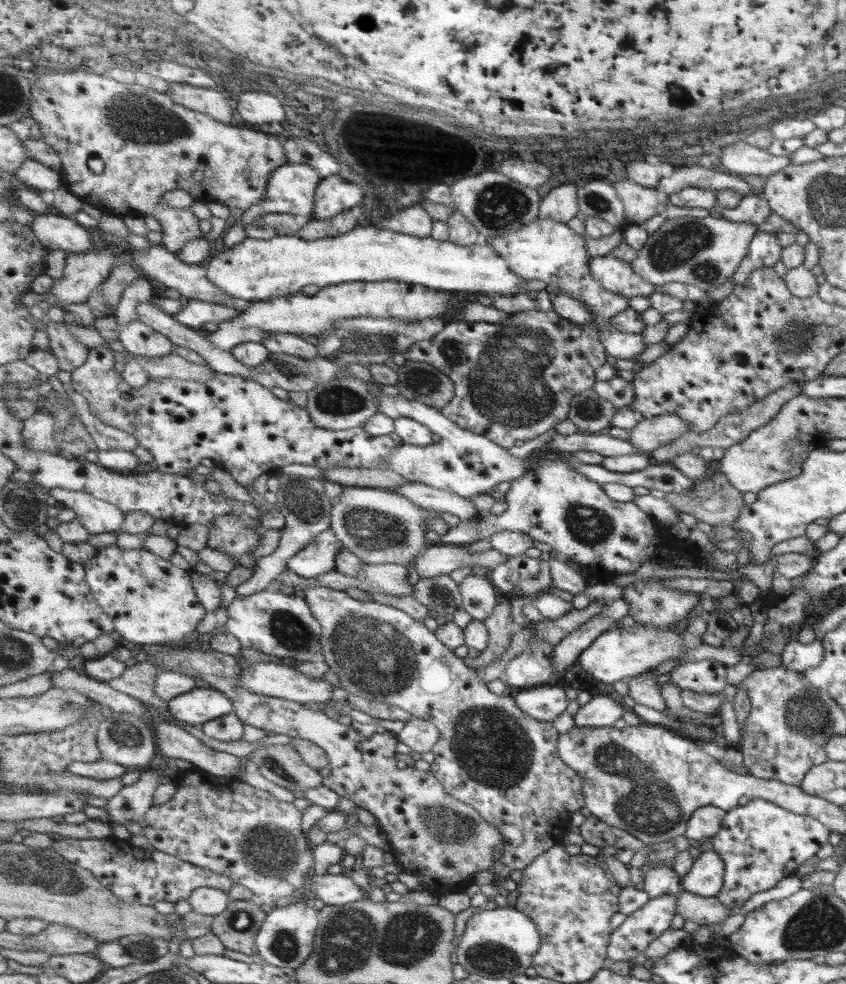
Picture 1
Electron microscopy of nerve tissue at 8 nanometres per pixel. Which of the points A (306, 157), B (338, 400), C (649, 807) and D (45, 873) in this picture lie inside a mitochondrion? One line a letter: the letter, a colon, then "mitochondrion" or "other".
A: other
B: mitochondrion
C: mitochondrion
D: mitochondrion

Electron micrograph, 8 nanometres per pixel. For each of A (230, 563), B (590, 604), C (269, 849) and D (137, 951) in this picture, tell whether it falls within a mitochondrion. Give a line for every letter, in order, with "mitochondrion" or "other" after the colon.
A: other
B: other
C: mitochondrion
D: mitochondrion

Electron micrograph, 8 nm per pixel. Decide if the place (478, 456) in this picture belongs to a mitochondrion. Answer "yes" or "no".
no

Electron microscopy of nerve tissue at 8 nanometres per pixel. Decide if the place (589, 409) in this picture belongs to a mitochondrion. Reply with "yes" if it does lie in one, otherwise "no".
yes

